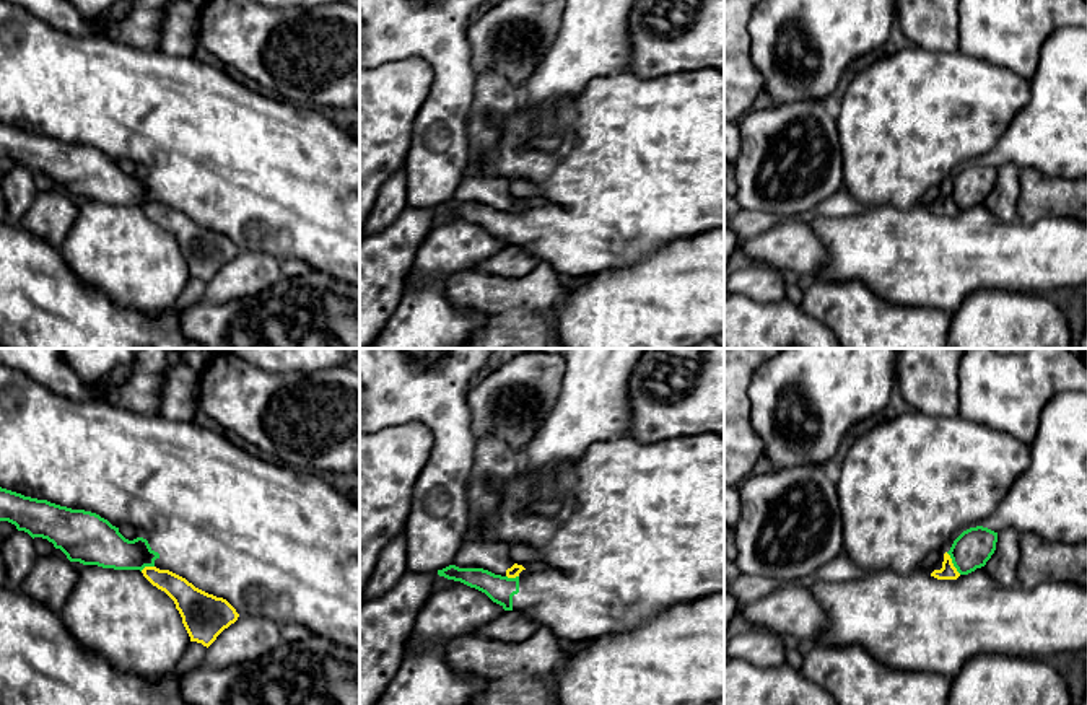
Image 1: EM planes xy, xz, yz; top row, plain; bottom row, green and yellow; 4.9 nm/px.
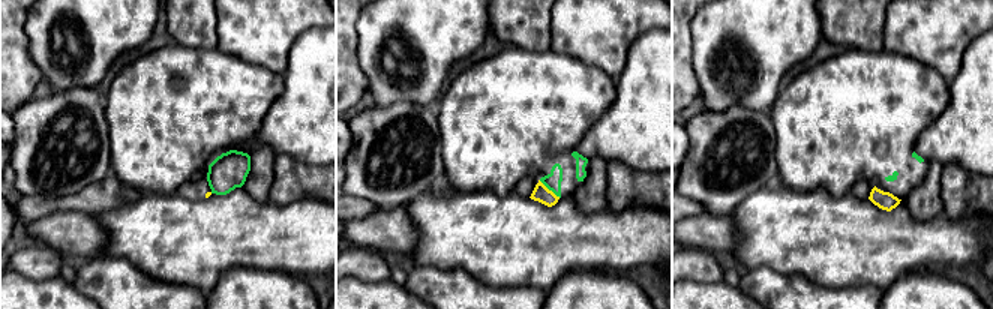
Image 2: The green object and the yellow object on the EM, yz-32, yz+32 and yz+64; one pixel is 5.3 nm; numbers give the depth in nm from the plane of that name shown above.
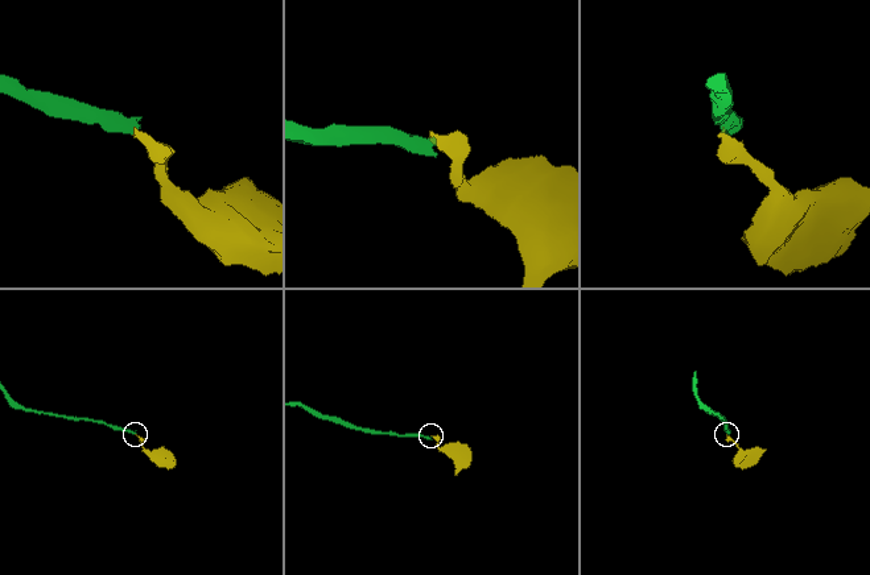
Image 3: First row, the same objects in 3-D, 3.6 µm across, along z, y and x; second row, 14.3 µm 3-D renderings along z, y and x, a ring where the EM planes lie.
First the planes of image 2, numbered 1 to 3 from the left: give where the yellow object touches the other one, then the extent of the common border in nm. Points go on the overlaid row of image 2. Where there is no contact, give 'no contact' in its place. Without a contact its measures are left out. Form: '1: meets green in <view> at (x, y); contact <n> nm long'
1: no contact
2: meets green in yz+32 at (549, 189); contact 150 nm long
3: no contact

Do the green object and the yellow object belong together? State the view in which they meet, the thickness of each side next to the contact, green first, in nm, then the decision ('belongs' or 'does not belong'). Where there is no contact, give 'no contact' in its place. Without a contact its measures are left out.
yz | 190/80 nm | does not belong

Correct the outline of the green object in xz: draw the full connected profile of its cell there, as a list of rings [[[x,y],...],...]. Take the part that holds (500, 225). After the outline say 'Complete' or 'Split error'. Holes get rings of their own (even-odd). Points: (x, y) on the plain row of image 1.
[[[626,70],[591,80],[573,99],[532,109],[521,106],[487,160],[469,163],[462,179],[470,174],[530,181],[539,187],[539,199],[516,213],[456,200],[438,205],[439,212],[485,228],[504,246],[527,249],[558,274],[587,277],[641,262],[672,241],[724,226],[724,72],[685,70],[646,80]],[[550,134],[560,135],[558,147],[540,150],[530,145],[532,138]]]. Split error

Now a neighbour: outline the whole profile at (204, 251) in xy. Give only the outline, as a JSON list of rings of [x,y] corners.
[[[145,202],[142,208],[153,221],[174,236],[190,277],[208,283],[239,252],[226,234],[195,223],[186,213],[169,205]]]

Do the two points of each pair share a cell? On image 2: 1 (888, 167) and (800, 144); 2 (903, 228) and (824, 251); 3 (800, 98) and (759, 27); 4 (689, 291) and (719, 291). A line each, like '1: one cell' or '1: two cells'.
1: one cell
2: one cell
3: two cells
4: one cell

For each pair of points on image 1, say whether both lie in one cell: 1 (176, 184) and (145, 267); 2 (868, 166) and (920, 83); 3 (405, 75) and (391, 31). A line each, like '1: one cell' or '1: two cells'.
1: two cells
2: one cell
3: two cells

